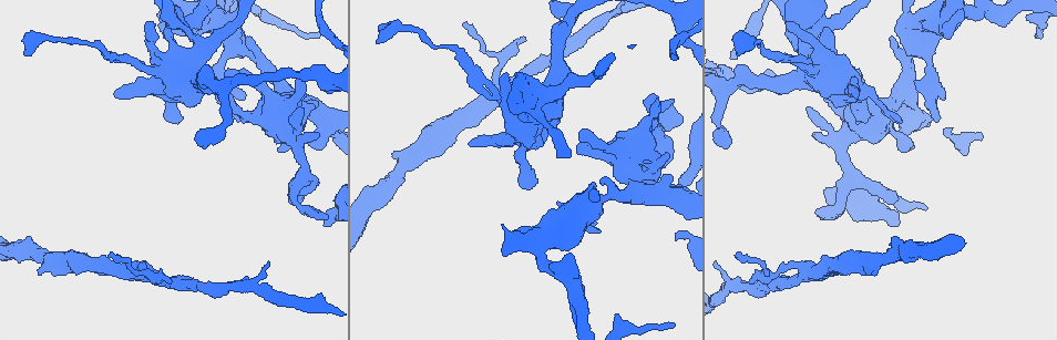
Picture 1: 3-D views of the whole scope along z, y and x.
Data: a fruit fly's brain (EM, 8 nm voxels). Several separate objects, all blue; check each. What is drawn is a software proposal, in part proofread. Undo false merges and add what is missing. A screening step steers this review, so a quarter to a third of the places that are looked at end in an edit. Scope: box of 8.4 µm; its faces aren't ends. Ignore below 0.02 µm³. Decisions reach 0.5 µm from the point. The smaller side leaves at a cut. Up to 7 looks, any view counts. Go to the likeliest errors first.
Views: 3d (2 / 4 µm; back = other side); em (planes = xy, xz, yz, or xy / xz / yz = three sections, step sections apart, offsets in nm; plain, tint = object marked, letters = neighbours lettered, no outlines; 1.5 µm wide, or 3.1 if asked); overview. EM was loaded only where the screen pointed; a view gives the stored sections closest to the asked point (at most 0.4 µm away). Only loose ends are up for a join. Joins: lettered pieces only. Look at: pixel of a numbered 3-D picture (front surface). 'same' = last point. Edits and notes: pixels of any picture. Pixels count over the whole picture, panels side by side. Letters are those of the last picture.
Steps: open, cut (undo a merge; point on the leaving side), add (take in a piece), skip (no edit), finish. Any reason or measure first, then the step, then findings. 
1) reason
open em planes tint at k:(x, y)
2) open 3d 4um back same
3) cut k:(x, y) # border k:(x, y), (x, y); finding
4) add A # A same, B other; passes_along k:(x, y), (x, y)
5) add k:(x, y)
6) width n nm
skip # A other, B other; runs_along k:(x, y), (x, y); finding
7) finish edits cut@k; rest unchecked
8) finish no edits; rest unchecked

an open end
open 3d 4um at 1:(171, 280)

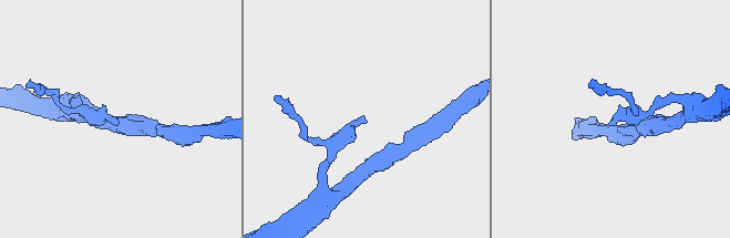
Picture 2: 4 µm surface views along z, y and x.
shape alone is not enough
open em planes letters at 2:(118, 125)

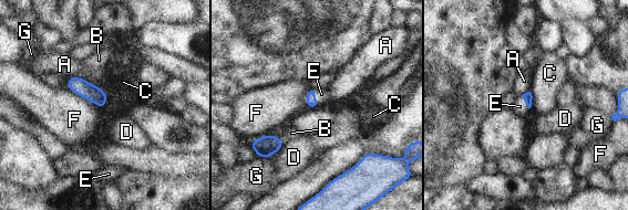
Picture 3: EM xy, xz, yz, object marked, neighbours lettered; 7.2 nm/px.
add E # A other, B other, C other, D other, E same, F other, G other; passes_along 3:(310, 100), (315, 96), (321, 94); it goes on there

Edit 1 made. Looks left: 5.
open overview

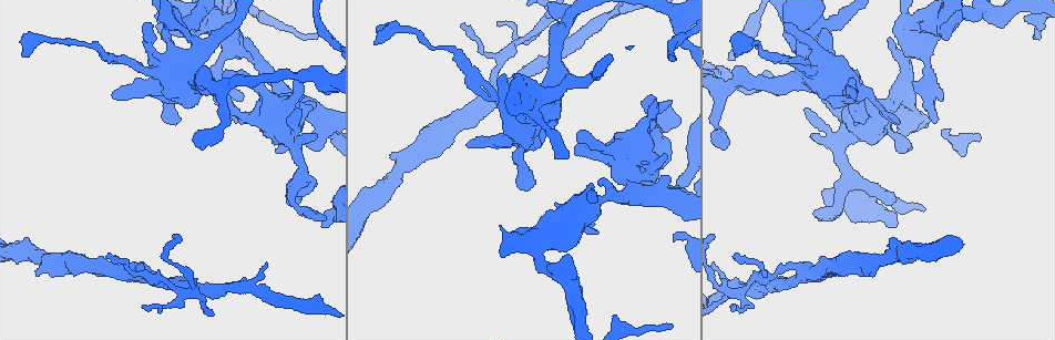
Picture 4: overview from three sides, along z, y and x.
an open end
open 3d 4um at 4:(325, 225)

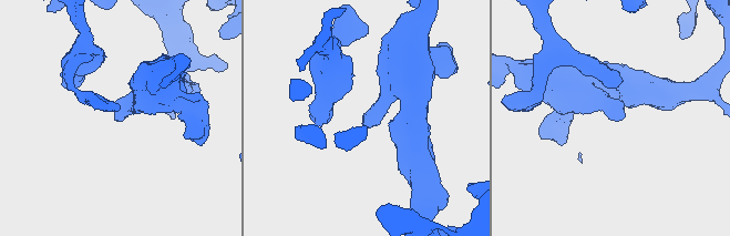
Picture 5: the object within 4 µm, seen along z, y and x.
now the EM
open em planes letters at 5:(372, 123)

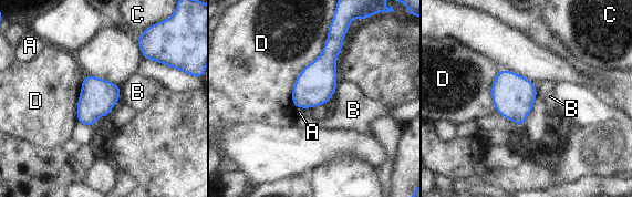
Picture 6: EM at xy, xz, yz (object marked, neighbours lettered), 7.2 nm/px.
longest_contact D 650 nm
skip # A other, B other, C other, D other; none of them fits

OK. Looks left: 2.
abrupt turn
open em planes letters at 4:(535, 98)

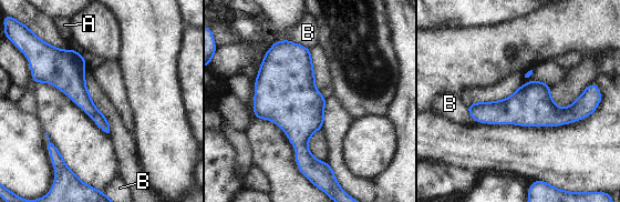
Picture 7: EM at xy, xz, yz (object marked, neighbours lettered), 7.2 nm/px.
skip # A other, B other; runs_along 7:(589, 99), (575, 112), (471, 110); one neuron here

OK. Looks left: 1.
finish edits add@3; rest unchecked

